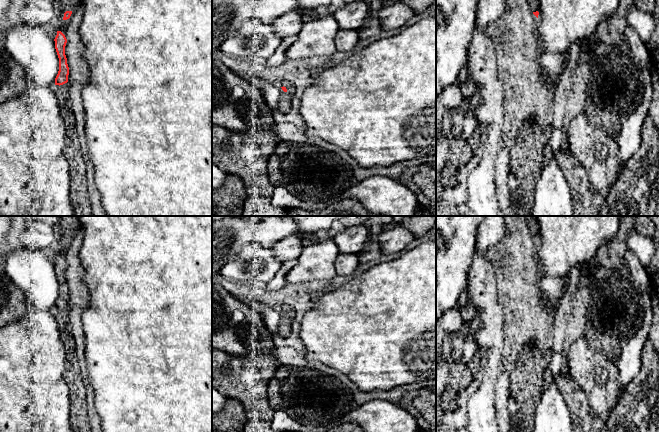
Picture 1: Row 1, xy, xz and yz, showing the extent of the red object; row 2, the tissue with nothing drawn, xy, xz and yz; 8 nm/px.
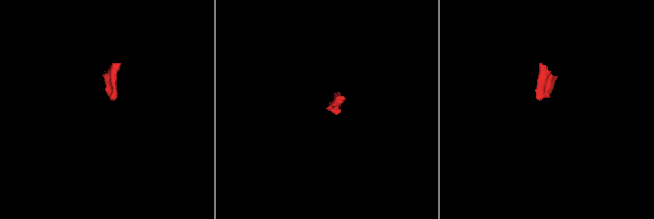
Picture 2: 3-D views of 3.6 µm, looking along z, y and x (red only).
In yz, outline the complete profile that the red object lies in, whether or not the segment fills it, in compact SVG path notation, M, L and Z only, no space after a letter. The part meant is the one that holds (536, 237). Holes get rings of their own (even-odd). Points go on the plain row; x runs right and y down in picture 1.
M526 216L529 230L533 238L538 242L539 239L539 225L535 216Z

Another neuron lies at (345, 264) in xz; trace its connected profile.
M339 254L335 260L336 274L350 276L359 263L359 254Z

